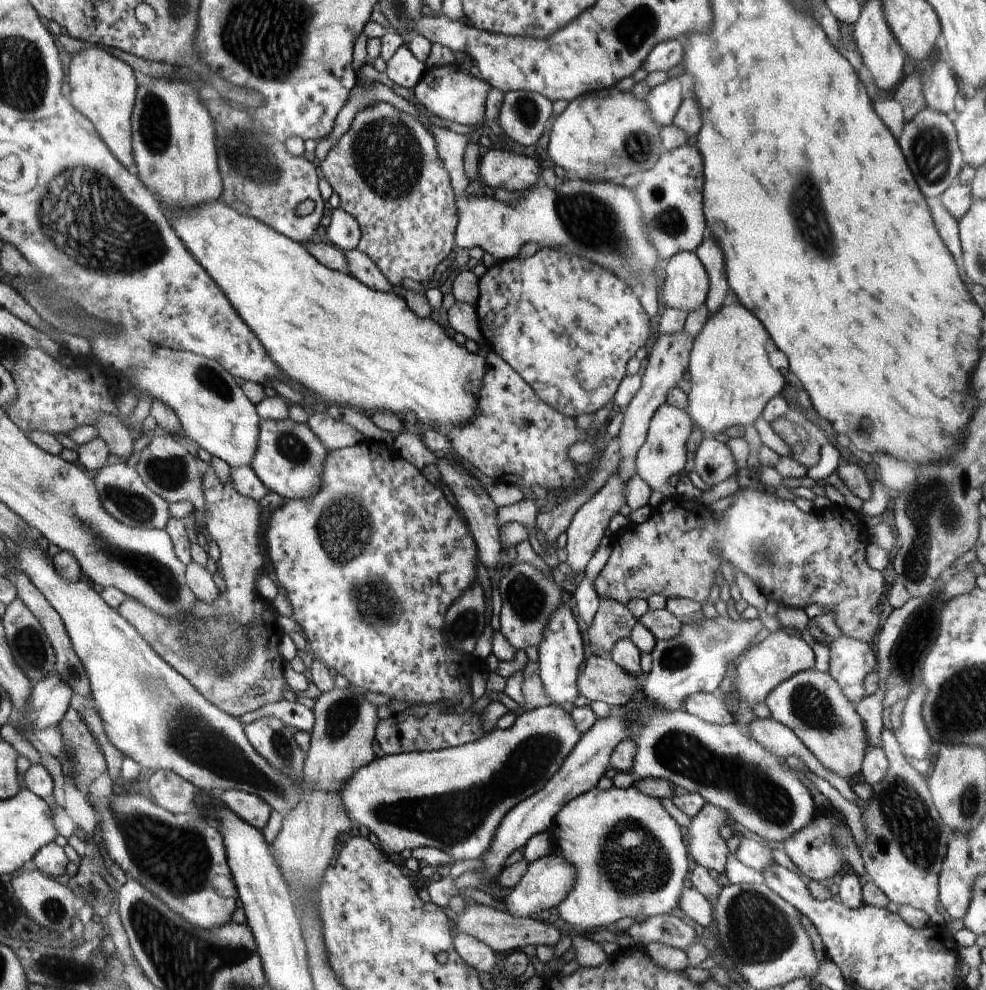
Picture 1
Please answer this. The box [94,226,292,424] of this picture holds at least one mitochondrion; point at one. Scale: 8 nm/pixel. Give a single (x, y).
(208, 377)

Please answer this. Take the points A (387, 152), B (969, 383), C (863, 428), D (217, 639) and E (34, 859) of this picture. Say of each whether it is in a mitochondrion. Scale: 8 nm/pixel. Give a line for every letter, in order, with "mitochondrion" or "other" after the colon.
A: mitochondrion
B: other
C: mitochondrion
D: mitochondrion
E: other

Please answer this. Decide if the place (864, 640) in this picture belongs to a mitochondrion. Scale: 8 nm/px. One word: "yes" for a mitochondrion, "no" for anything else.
no

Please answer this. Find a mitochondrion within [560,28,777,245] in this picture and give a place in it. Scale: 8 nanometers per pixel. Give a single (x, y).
(673, 223)

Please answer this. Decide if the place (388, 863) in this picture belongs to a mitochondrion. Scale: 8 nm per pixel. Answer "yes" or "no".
no

